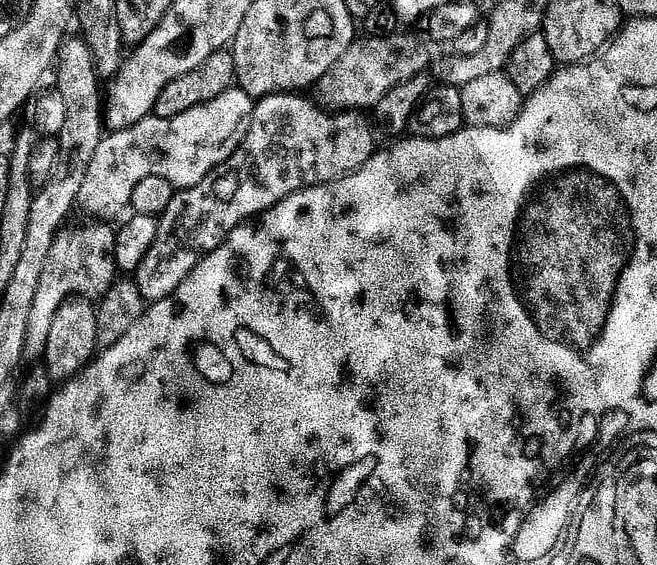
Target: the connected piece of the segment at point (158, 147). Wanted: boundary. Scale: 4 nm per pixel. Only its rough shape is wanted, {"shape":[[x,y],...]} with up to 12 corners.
{"shape":[[231,86],[101,139],[79,211],[112,218],[151,174],[196,187],[244,143],[255,105]]}

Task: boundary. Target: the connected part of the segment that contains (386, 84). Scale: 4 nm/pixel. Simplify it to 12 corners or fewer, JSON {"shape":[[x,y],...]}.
{"shape":[[419,35],[356,39],[315,85],[317,107],[375,110],[425,75]]}

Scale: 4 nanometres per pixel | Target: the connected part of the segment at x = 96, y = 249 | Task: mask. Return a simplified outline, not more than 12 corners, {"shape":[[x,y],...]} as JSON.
{"shape":[[111,223],[65,227],[30,306],[24,355],[39,361],[70,298],[117,283]]}

